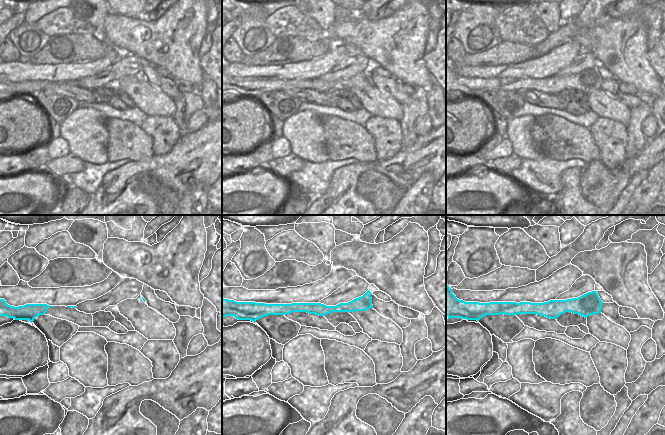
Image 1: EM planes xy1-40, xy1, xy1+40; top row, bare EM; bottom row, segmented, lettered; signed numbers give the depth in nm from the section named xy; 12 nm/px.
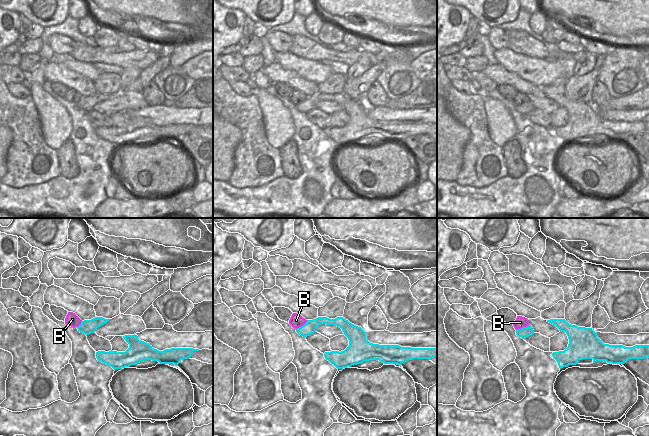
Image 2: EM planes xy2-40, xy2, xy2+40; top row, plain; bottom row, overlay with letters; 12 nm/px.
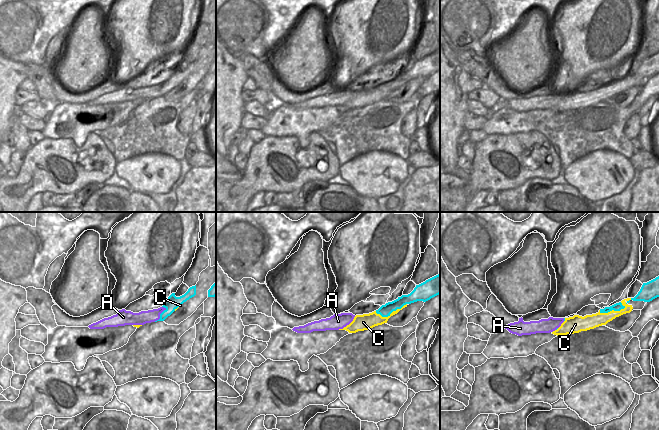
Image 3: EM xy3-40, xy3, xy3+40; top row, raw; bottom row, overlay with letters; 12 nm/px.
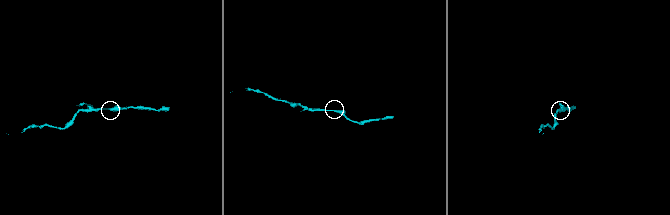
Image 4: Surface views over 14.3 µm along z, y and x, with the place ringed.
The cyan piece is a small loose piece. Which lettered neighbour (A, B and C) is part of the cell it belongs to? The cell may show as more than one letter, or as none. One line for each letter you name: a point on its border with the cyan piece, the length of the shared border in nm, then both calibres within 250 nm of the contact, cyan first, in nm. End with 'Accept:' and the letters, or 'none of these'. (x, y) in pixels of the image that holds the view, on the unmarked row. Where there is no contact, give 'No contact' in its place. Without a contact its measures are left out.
A: Touches cyan at xy3-40 (160, 91). Shared border 220 nm. Thickness 160 nm (cyan) against 160 nm
Accept: A.

